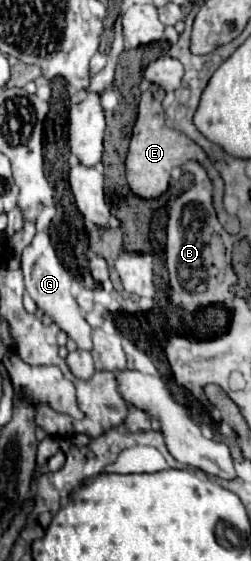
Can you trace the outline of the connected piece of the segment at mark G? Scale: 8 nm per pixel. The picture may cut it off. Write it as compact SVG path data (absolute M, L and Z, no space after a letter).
M39 232L33 242L23 250L23 260L21 260L21 270L25 276L25 288L29 292L29 296L35 300L37 308L49 316L71 340L75 340L75 344L83 350L91 350L91 326L87 324L79 304L75 302L73 294L71 294L71 274L63 268L63 264L59 262L49 236L45 232Z

